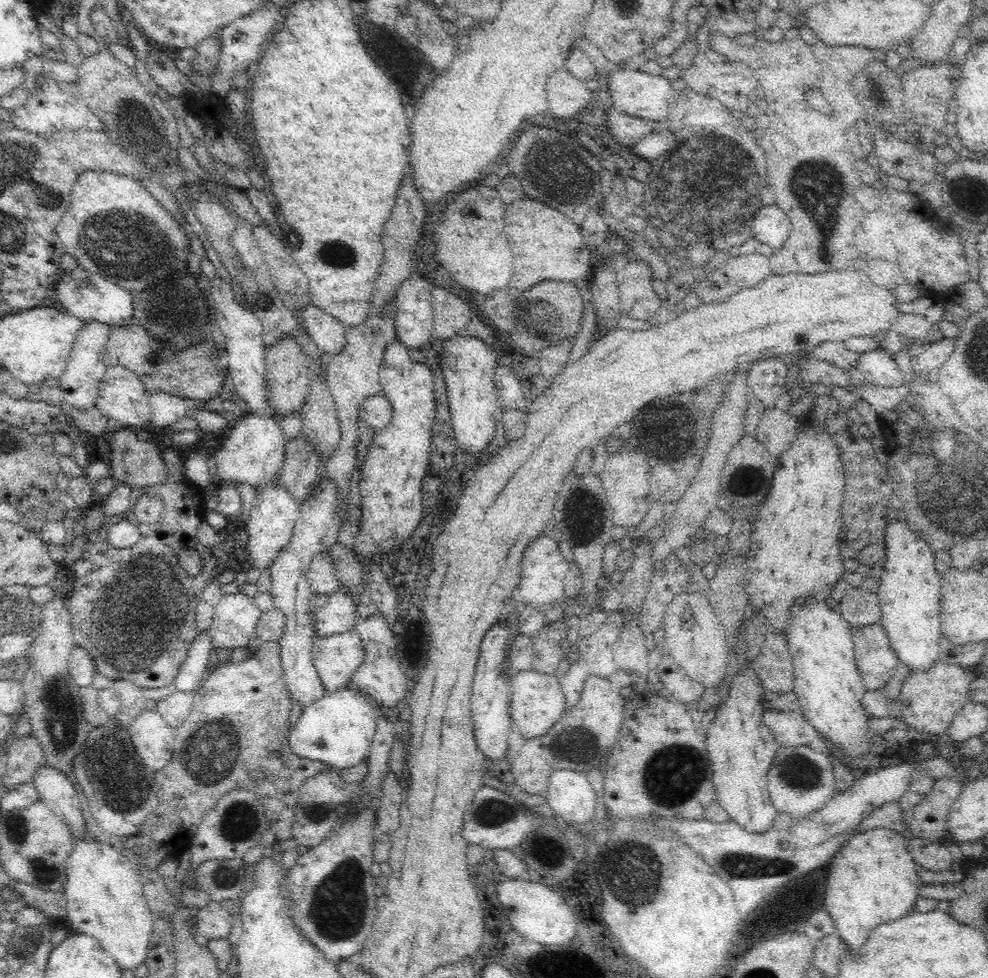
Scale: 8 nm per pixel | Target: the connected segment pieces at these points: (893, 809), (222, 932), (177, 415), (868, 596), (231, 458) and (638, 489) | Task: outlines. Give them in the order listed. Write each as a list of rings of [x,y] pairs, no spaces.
[[[898,801],[887,802],[880,808],[876,808],[870,816],[867,816],[852,830],[852,834],[848,836],[848,841],[856,833],[866,832],[875,828],[892,829],[900,834],[910,834],[908,825],[904,823],[904,813],[902,813]]]
[[[210,901],[204,908],[199,908],[195,913],[197,920],[197,934],[208,940],[229,938],[232,932],[232,917],[228,913],[228,905]]]
[[[154,393],[150,399],[150,423],[153,427],[165,428],[178,422],[183,416],[190,416],[186,400],[178,395]]]
[[[862,586],[851,588],[839,602],[843,620],[852,625],[880,623],[881,608],[878,597]]]
[[[251,412],[231,422],[232,431],[223,446],[215,452],[215,472],[222,483],[232,482],[239,486],[248,484],[262,489],[280,475],[284,462],[286,438],[278,420]]]
[[[621,449],[608,455],[604,468],[598,476],[613,511],[613,526],[624,526],[624,528],[638,526],[654,503],[649,486],[649,466],[644,456]]]

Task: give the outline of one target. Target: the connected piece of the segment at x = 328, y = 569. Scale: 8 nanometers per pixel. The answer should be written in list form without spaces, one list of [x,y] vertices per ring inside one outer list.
[[[326,551],[312,558],[306,578],[316,594],[329,595],[340,588],[332,558]]]

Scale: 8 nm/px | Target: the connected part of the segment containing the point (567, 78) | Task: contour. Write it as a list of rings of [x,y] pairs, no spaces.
[[[563,68],[551,74],[546,81],[546,98],[552,118],[571,118],[587,108],[592,93],[583,81]]]

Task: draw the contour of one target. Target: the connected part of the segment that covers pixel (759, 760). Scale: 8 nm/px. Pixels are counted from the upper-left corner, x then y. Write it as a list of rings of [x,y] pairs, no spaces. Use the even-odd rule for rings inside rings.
[[[752,666],[746,671],[739,671],[733,677],[728,699],[721,706],[716,706],[716,716],[707,732],[707,751],[712,762],[713,783],[715,784],[716,802],[726,810],[730,821],[734,821],[748,831],[748,833],[766,832],[773,824],[778,811],[772,805],[767,789],[767,772],[777,755],[779,744],[772,737],[768,727],[762,722],[762,692],[765,688],[760,683],[760,678],[752,670]]]

